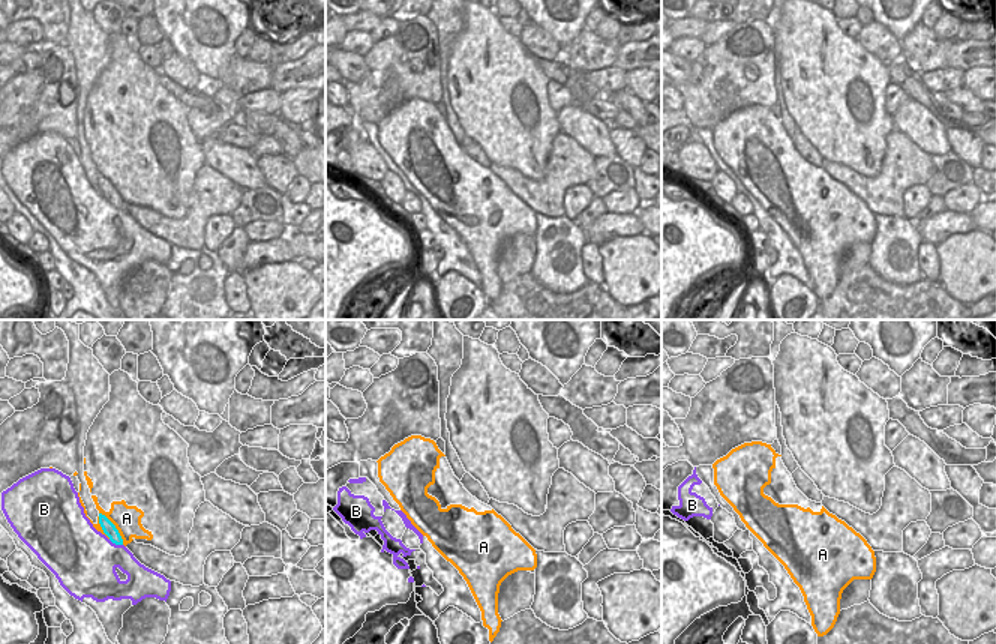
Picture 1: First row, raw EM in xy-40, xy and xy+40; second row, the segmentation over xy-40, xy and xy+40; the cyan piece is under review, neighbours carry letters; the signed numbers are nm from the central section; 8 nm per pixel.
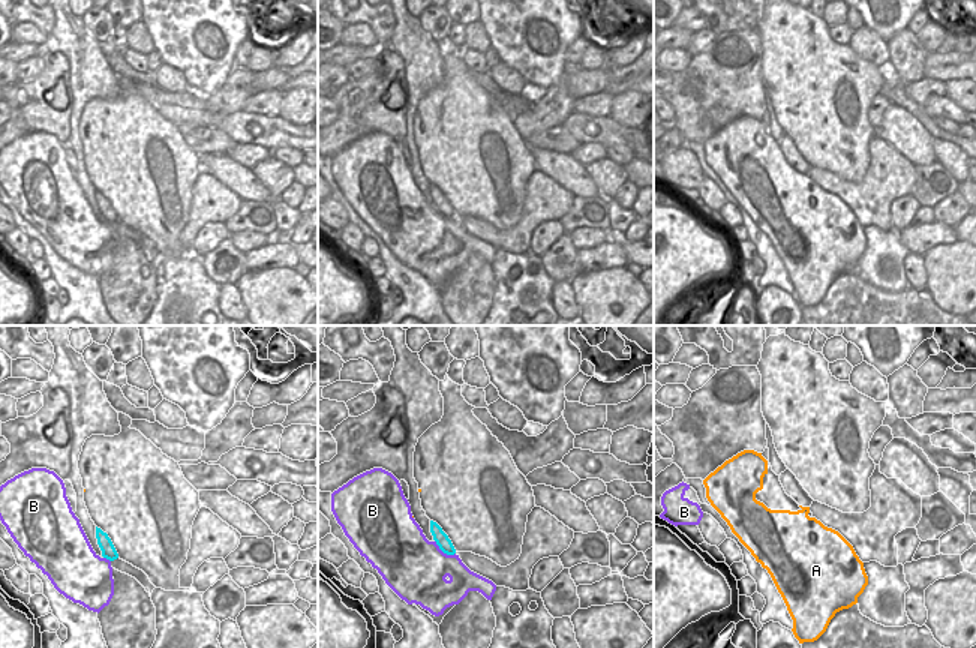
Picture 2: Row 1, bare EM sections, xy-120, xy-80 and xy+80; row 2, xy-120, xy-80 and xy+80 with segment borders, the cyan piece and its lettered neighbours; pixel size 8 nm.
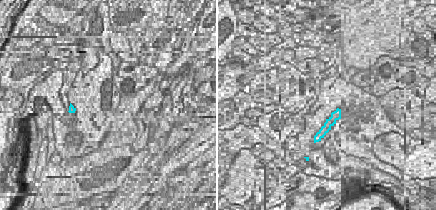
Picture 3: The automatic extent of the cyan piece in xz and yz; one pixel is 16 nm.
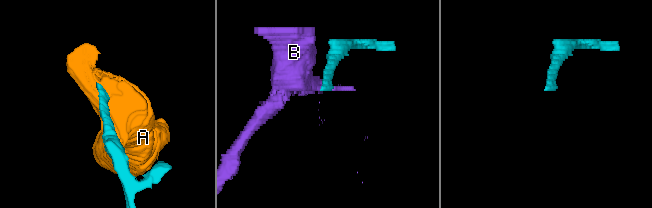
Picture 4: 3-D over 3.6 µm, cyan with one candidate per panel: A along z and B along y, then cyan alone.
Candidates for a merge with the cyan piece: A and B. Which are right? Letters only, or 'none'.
none

